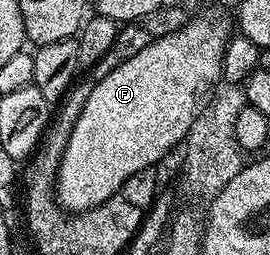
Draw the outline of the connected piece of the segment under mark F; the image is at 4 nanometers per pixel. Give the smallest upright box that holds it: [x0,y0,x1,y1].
[56,17,231,212]

